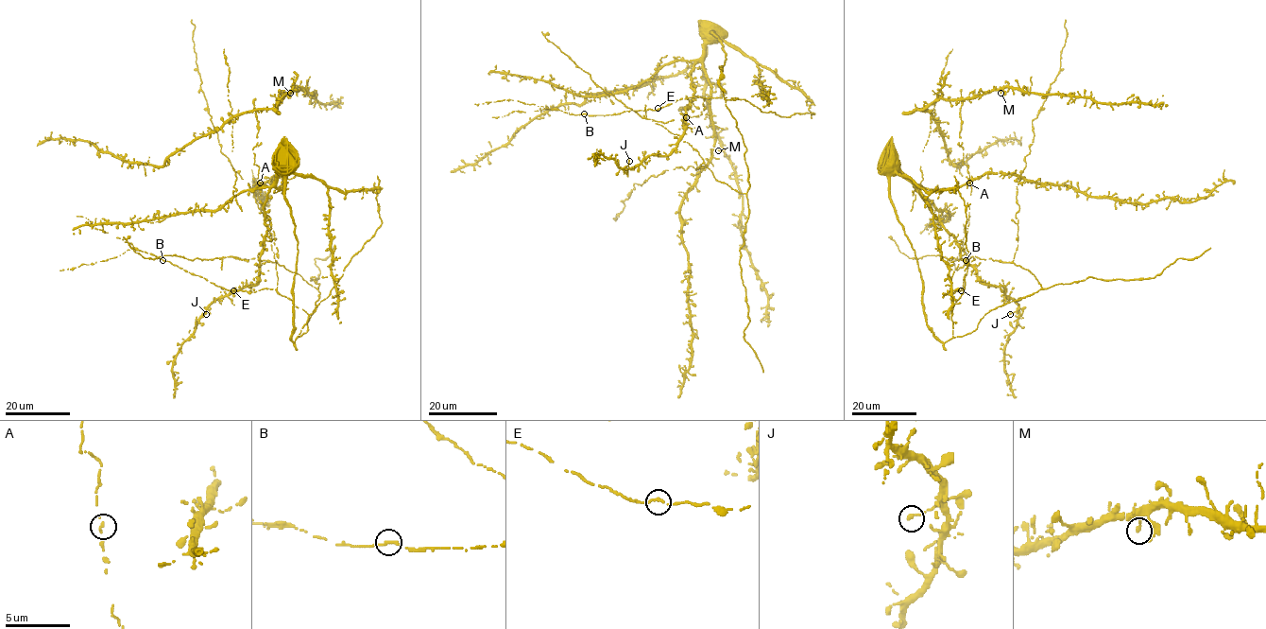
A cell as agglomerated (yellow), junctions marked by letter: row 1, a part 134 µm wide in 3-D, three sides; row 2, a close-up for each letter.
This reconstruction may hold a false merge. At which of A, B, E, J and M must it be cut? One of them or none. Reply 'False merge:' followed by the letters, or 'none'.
False merge: none

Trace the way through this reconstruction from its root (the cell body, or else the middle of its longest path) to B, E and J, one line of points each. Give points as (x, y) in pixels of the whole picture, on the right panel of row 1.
B: (886, 160), (917, 189), (940, 223), (957, 240), (965, 242), (951, 278), (952, 291), (963, 290), (966, 260)
E: (886, 160), (917, 189), (940, 223), (957, 240), (965, 242), (949, 288), (961, 290)
J: (886, 160), (917, 189), (976, 276), (1005, 288), (1017, 305), (1010, 314)

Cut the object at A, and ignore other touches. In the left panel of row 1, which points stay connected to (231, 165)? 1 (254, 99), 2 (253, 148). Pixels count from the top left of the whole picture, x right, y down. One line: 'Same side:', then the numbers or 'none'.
Same side: none

